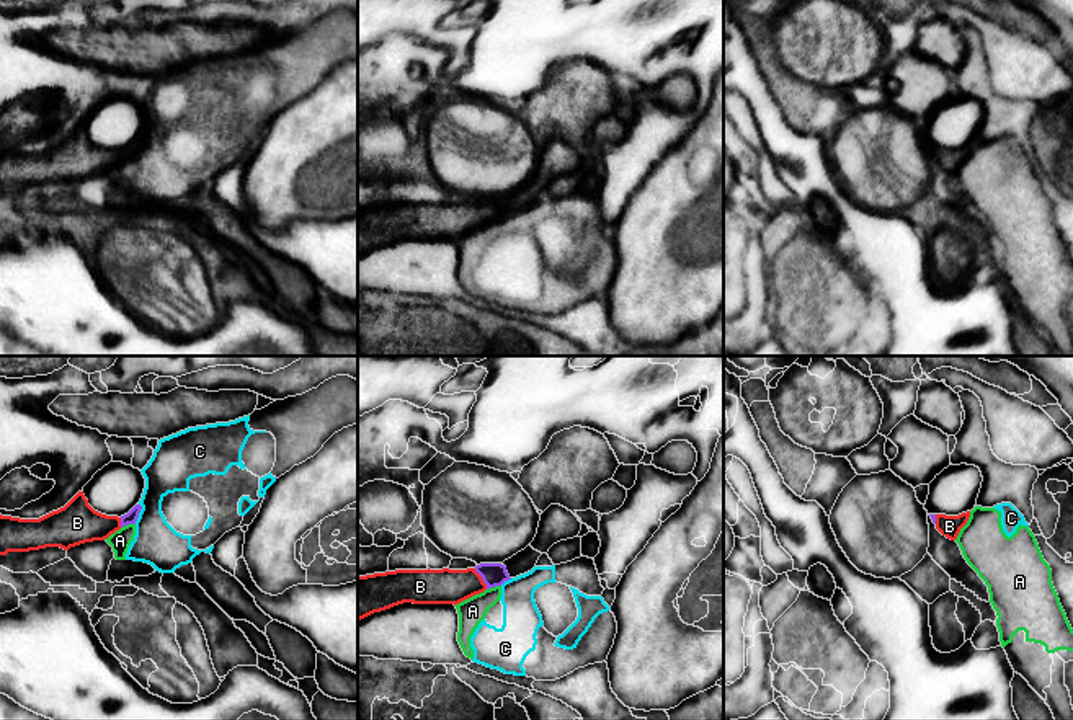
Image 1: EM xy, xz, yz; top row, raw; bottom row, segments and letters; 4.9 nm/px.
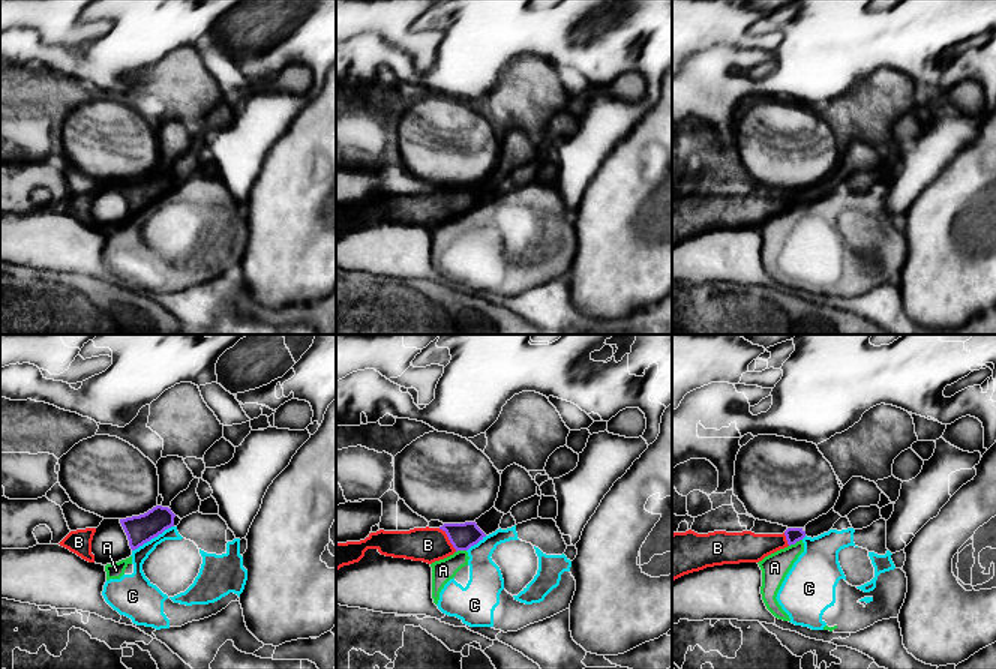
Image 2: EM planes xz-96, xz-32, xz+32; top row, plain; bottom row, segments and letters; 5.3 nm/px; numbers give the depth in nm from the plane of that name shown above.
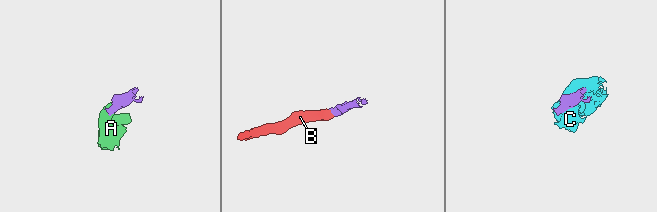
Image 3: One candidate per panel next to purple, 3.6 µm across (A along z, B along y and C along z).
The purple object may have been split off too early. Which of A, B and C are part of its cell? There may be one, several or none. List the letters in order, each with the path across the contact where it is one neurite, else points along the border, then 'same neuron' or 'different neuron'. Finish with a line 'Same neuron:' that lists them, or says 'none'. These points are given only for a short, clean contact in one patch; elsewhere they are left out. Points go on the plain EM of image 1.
A: border xy (134, 157), (121, 162); different neuron
B: way xz (494, 209), (482, 213), (454, 221), (433, 221); same neuron
C: different neuron
Same neuron: B

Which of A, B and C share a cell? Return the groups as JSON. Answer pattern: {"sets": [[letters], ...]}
{"sets": [["A", "C"], ["B"]]}

